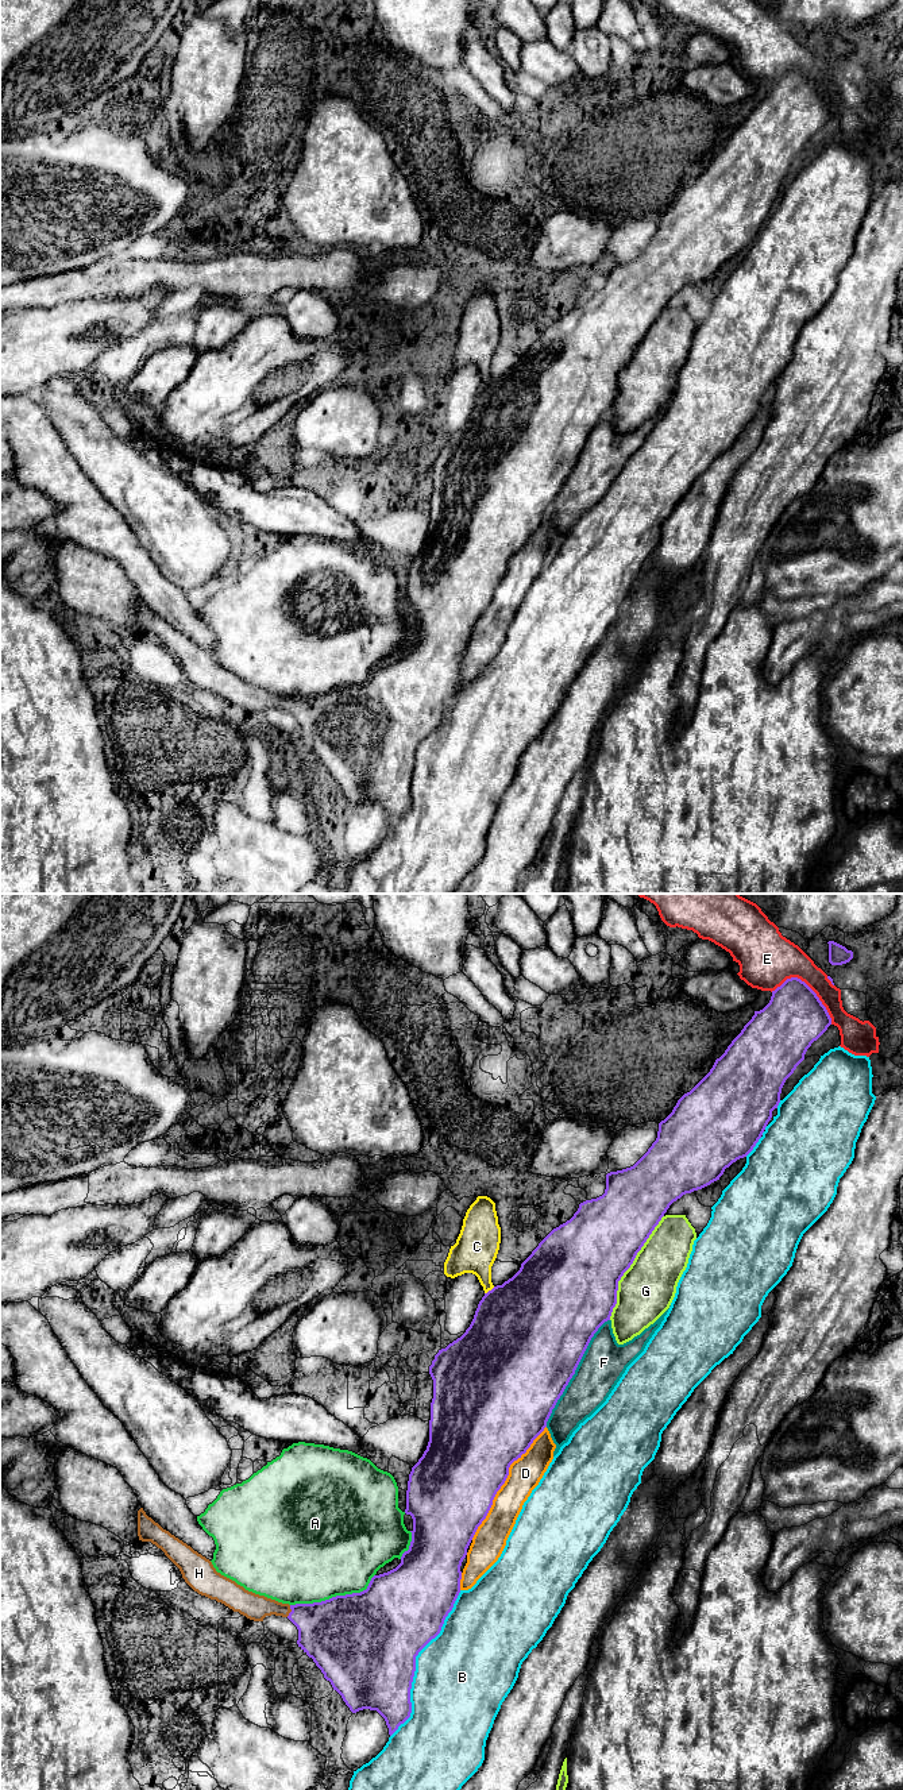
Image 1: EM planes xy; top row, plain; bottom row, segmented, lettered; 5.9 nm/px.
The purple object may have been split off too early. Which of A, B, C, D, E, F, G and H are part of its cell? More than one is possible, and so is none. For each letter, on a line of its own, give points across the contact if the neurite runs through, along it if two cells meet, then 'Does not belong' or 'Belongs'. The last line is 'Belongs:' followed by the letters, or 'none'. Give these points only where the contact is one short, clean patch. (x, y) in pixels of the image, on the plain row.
A: Does not belong
B: Does not belong
C: Does not belong
D: Does not belong
E: Does not belong
F: Does not belong
G: Does not belong
H: Path across: xy (328, 724), (321, 717), (292, 703), (254, 699). Belongs
Belongs: H

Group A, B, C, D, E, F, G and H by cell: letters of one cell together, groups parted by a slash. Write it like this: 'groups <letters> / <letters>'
groups A / B / C / D F / E / G / H

